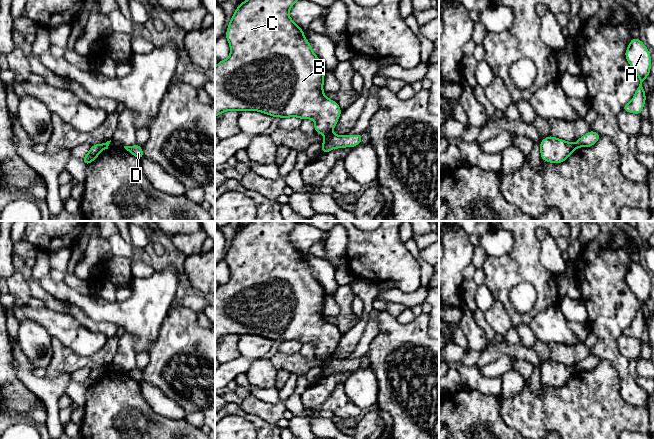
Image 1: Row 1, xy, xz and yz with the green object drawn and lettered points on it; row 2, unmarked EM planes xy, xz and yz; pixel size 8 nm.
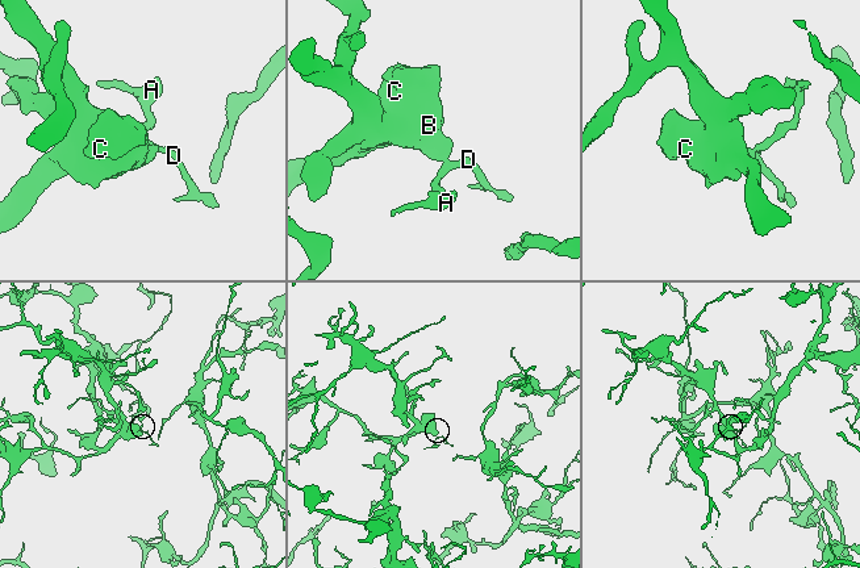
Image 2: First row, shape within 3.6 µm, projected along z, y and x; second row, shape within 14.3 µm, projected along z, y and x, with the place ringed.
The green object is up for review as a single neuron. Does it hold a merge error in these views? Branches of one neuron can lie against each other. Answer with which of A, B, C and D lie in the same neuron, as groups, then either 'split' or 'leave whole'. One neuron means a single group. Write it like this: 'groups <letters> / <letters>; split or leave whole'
groups A D / B C; split

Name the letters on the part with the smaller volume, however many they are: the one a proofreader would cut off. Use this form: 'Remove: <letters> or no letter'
Remove: A, D

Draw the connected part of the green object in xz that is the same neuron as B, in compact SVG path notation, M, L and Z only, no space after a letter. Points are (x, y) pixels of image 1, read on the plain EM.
M250 221L236 232L225 259L230 268L230 280L225 284L219 285L215 290L215 341L225 335L231 334L238 336L259 335L274 342L299 341L302 344L313 343L315 345L315 356L325 360L332 357L342 335L336 325L324 320L323 307L326 293L321 284L313 276L310 267L306 264L304 255L289 241L290 232L300 223L300 221Z

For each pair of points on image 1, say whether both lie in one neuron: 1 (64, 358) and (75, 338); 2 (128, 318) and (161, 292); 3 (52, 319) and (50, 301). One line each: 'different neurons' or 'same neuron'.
1: different neurons
2: same neuron
3: different neurons

